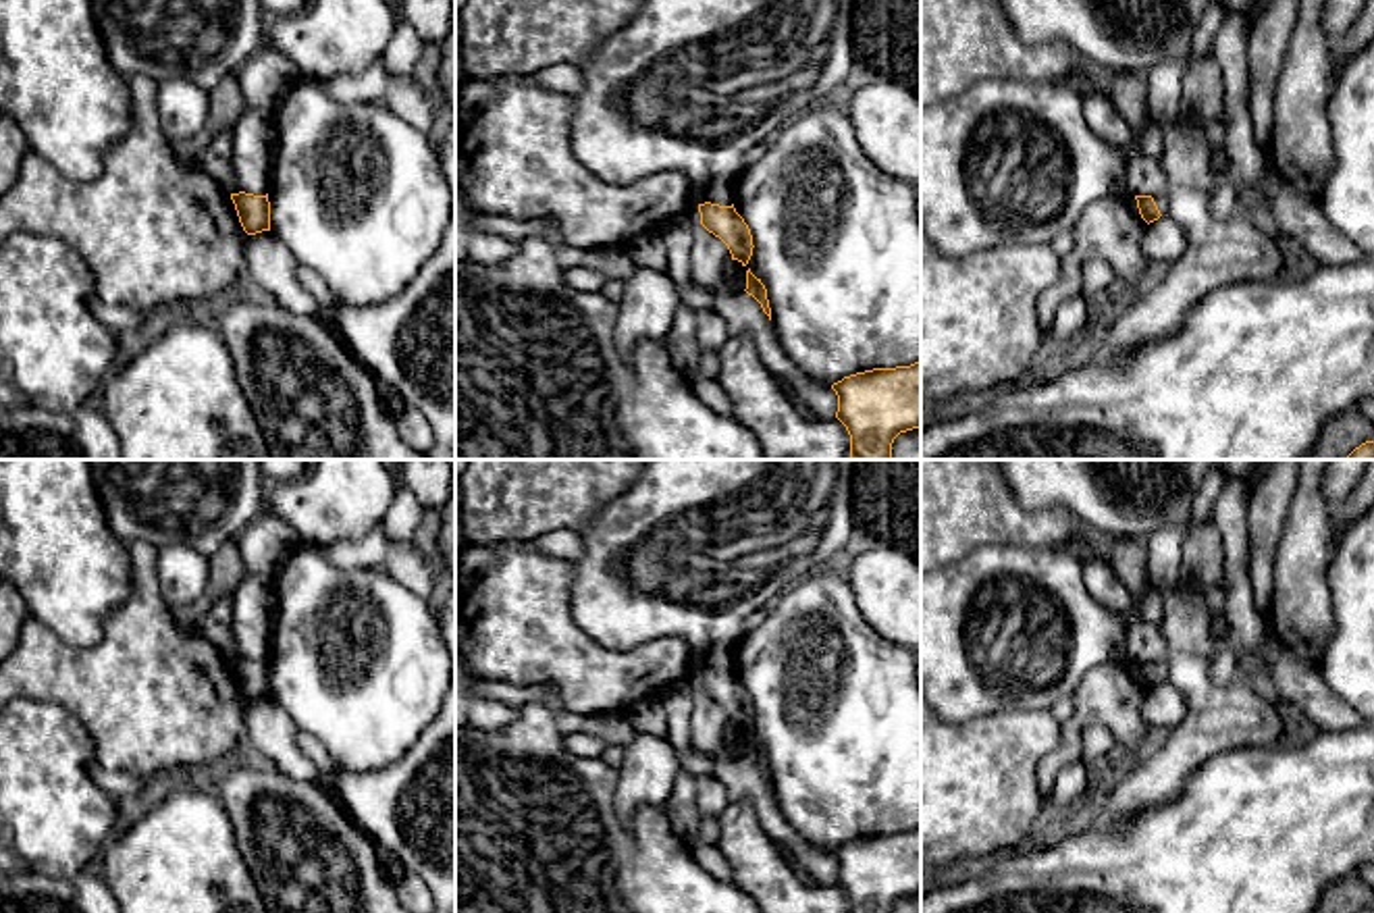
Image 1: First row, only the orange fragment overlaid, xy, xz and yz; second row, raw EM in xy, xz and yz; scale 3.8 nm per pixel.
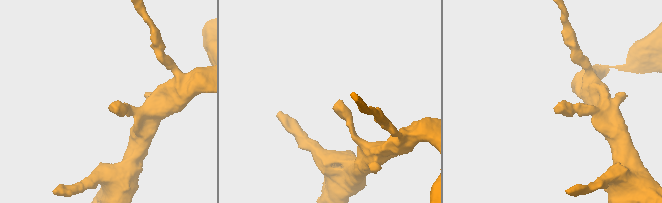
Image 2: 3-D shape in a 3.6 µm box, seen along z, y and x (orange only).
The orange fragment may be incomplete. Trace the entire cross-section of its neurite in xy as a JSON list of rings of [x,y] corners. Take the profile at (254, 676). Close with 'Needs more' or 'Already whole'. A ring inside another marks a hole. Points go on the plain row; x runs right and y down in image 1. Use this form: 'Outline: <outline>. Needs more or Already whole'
Outline: [[[231,659],[239,688],[247,701],[270,697],[270,668],[266,661]]]. Already whole

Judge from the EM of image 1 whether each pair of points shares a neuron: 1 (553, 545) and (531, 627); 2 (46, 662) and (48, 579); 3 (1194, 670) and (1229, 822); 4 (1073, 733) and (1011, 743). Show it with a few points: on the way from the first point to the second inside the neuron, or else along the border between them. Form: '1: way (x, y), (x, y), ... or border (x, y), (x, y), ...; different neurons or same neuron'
1: border (526, 543), (539, 552), (562, 556), (568, 562); different neurons
2: border (28, 612), (67, 643), (90, 647); different neurons
3: border (1262, 745), (1239, 745), (1212, 753), (1181, 791); different neurons
4: border (1061, 724), (1061, 741), (1040, 762), (1036, 778); different neurons

